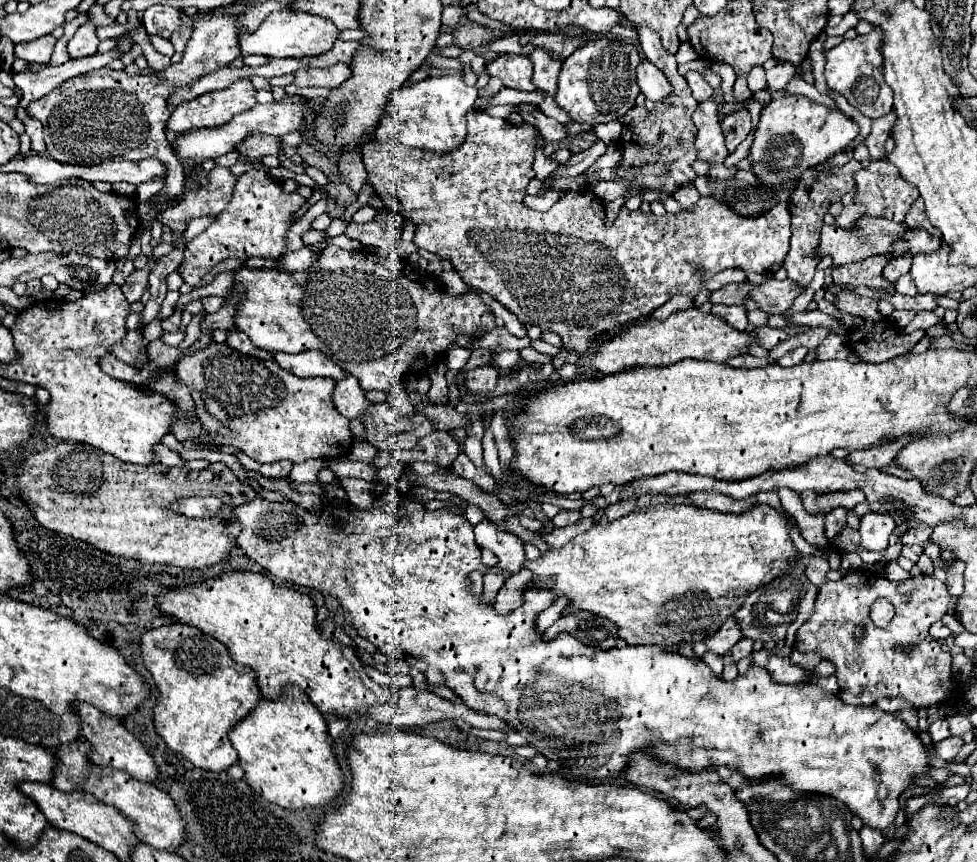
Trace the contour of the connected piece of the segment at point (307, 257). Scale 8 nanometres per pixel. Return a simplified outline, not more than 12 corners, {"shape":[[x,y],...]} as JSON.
{"shape":[[309,246],[285,254],[281,270],[301,270],[311,266],[319,254]]}

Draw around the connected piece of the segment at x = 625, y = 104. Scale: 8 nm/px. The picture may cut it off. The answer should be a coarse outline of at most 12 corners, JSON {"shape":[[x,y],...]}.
{"shape":[[593,38],[561,66],[555,102],[603,124],[635,106],[633,44]]}

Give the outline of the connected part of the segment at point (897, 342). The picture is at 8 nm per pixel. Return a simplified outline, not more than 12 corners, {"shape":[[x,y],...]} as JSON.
{"shape":[[835,294],[835,308],[863,318],[849,334],[860,360],[881,363],[925,336],[905,334],[885,318],[877,300]]}

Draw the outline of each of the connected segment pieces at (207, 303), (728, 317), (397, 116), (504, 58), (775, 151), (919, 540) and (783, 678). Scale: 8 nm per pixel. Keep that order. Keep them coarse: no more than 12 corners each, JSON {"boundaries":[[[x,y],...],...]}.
{"boundaries":[[[207,296],[200,301],[208,314],[223,305],[224,298]],[[717,304],[713,316],[721,316],[737,330],[745,330],[747,312],[743,306]],[[431,76],[395,90],[377,140],[445,154],[477,88]],[[501,54],[485,72],[507,88],[533,92],[529,56]],[[805,96],[771,100],[751,146],[775,194],[847,148],[859,124]],[[919,524],[911,528],[901,544],[919,544],[931,536],[933,528]],[[771,656],[767,672],[775,682],[797,684],[815,678],[813,670]]]}

